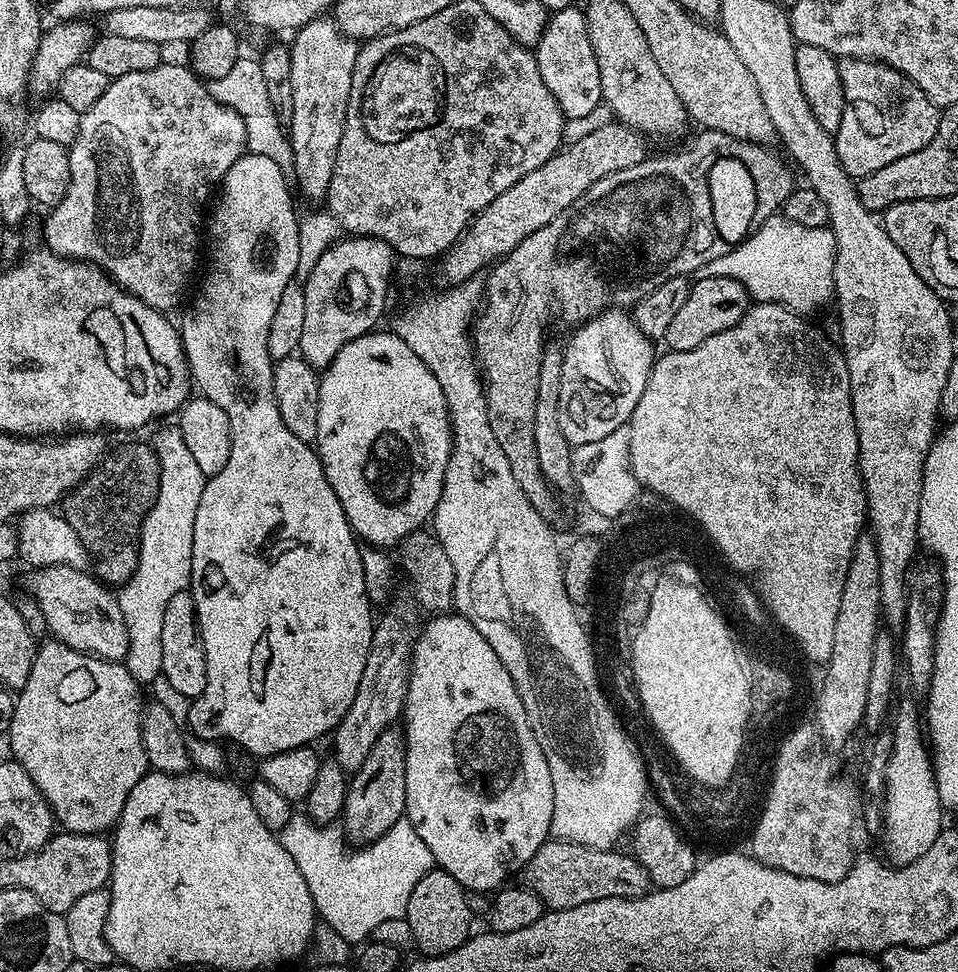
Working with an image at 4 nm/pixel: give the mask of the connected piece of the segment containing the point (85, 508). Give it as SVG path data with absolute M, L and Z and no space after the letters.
M151 443L124 444L121 448L113 447L110 454L96 465L94 471L68 493L62 504L62 515L74 526L74 534L88 551L88 559L95 575L105 585L123 586L136 573L140 561L140 528L144 525L144 517L152 509L160 490L160 463Z

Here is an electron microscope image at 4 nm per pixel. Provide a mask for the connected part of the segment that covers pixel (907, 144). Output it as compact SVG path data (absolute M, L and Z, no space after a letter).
M912 90L906 96L906 106L908 106L908 114L906 114L906 122L904 120L900 122L902 130L898 128L898 120L896 126L892 128L892 118L888 116L880 118L878 108L872 114L876 116L874 126L868 124L870 118L866 118L866 114L848 114L846 122L840 123L842 130L834 133L836 153L838 162L842 164L848 176L859 178L874 174L874 170L882 170L882 166L890 166L890 162L898 158L906 158L906 154L914 154L914 150L922 150L922 146L926 146L930 138L938 134L938 122L942 112L934 101L926 102L926 98L918 94L918 90L916 92Z

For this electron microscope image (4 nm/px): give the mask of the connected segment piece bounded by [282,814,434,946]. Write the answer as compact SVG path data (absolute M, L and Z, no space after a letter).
M296 814L284 828L282 843L286 854L302 870L302 878L306 878L319 919L342 934L352 946L367 941L375 928L391 920L403 921L414 886L434 867L430 846L418 838L418 830L407 818L394 822L374 843L353 850L344 848L346 840L339 827L317 827L307 815Z

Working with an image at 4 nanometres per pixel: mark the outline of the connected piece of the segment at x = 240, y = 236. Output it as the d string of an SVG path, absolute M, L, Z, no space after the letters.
M248 152L240 156L238 162L234 162L234 166L230 166L230 170L225 174L222 181L222 189L224 193L220 196L220 201L216 204L216 209L211 209L210 215L206 220L206 248L208 244L209 252L206 252L206 264L208 260L208 273L204 276L204 281L200 284L200 297L192 304L192 309L184 316L184 321L179 321L178 331L180 340L184 343L184 357L188 359L188 370L191 379L200 389L199 395L204 396L210 402L214 402L218 406L222 406L222 410L226 410L226 418L230 418L230 426L232 427L232 445L230 446L230 458L226 462L226 466L222 466L222 470L218 470L218 474L207 477L204 489L202 490L202 502L198 502L198 514L194 518L194 550L192 551L192 579L190 588L193 593L199 594L196 596L196 623L200 626L200 637L204 643L204 653L206 654L206 690L200 696L206 702L208 708L212 708L212 724L220 724L220 732L228 732L228 742L233 745L237 744L240 748L245 748L250 755L255 758L263 758L265 756L277 756L286 750L294 750L295 748L303 748L311 745L312 740L316 740L319 736L335 733L338 725L342 722L342 718L350 710L350 706L354 702L354 694L358 694L358 682L362 682L362 670L366 670L366 654L370 654L370 638L374 627L374 605L368 599L366 594L366 582L364 581L364 567L362 566L362 548L358 543L358 537L353 532L350 522L346 518L346 514L342 510L342 502L338 502L338 494L334 494L334 490L330 486L330 482L324 473L324 467L317 456L315 447L312 444L302 442L302 438L297 438L295 434L290 434L290 430L286 430L286 422L282 422L282 414L278 414L278 402L274 394L274 374L272 369L274 361L267 349L267 336L270 334L270 326L274 319L274 312L278 310L279 298L282 297L282 292L286 289L288 283L297 279L298 273L296 267L300 261L300 226L301 221L296 220L296 208L292 205L292 192L290 187L289 177L282 174L282 170L278 166L278 162L274 162L274 158L266 158L262 154L254 154Z

